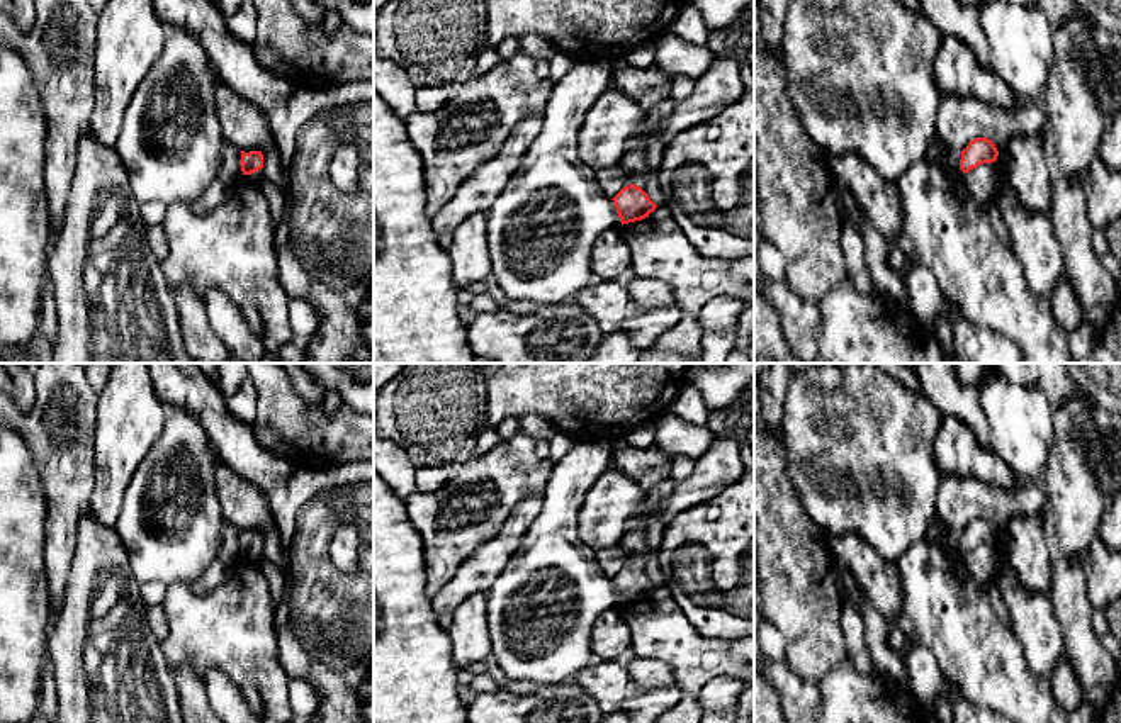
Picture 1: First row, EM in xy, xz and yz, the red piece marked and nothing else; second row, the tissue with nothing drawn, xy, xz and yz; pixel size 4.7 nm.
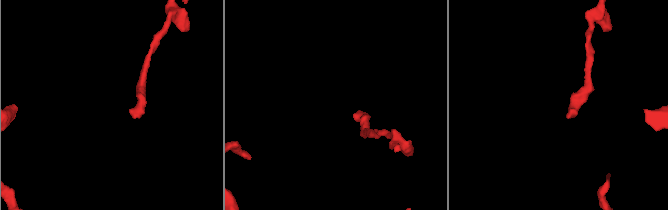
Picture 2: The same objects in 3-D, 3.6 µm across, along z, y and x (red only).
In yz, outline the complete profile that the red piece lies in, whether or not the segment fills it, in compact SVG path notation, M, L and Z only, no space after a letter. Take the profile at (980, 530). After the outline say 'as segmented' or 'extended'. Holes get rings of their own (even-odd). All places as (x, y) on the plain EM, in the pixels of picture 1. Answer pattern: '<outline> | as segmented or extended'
M975 518L968 523L968 526L961 531L960 550L968 553L983 543L997 541L999 531L995 524L987 518Z | as segmented

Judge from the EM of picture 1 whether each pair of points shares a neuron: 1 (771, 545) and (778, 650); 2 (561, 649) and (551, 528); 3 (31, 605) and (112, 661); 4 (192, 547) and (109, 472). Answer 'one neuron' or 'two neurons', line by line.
1: two neurons
2: one neuron
3: two neurons
4: two neurons

